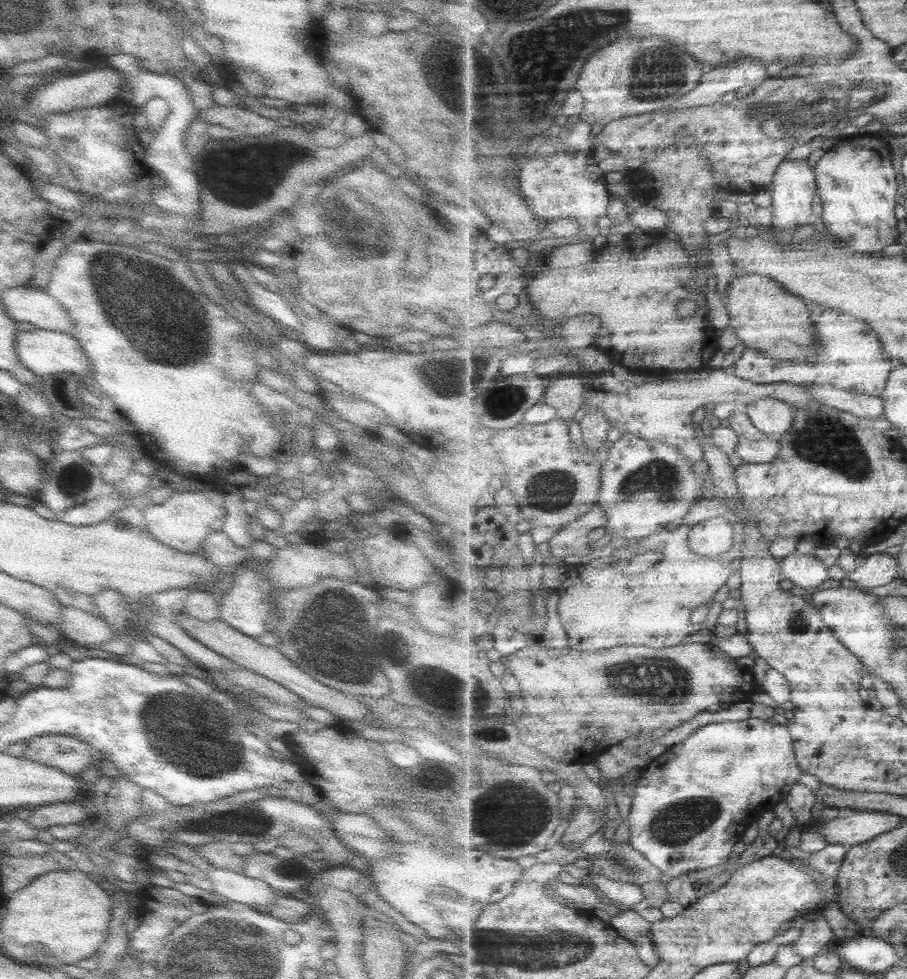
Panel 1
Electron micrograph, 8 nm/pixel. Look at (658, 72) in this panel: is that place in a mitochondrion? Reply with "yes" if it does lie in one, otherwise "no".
yes

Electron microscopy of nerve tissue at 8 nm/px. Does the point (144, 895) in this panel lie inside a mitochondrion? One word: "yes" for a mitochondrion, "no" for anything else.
no

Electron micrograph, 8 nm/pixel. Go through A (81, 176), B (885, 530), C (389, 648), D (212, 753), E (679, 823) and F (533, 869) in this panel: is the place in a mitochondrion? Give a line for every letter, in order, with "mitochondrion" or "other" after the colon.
A: other
B: other
C: mitochondrion
D: mitochondrion
E: mitochondrion
F: other

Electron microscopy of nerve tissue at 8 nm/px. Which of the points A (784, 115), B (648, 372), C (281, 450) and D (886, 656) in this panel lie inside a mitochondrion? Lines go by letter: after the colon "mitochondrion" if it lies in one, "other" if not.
A: mitochondrion
B: other
C: other
D: mitochondrion

